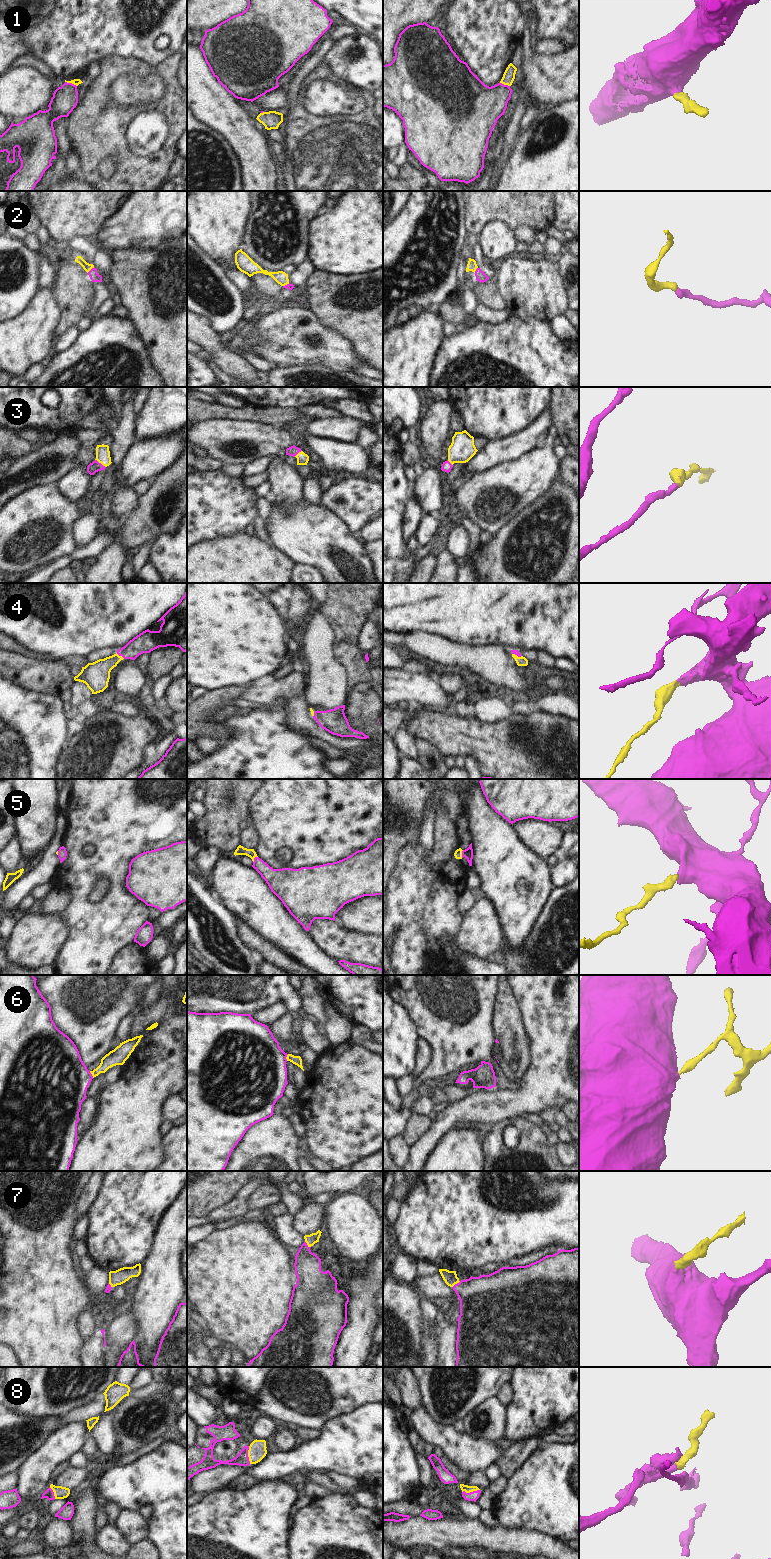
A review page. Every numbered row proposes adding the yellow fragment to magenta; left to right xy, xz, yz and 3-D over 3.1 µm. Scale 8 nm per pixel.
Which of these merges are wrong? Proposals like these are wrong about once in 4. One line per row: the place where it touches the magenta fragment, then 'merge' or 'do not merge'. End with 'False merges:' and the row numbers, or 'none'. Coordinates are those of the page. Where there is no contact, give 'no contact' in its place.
1: xy (71, 83) | merge
2: xy (91, 269) | merge
3: xy (100, 463) | merge
4: xy (120, 655) | merge
5: xz (254, 859) | merge
6: xy (91, 1074) | merge
7: yz (457, 1283) | merge
8: xz (247, 1455) | merge
False merges: none

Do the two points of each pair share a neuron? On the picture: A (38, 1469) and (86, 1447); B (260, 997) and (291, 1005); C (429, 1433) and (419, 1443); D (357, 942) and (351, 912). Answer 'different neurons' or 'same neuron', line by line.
A: different neurons
B: same neuron
C: different neurons
D: different neurons

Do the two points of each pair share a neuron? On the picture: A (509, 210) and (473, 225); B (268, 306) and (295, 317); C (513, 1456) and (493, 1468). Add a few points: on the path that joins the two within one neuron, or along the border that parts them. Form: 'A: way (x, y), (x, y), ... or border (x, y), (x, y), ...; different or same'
A: way (500, 210), (488, 210), (482, 216); same
B: border (280, 307), (264, 315); different
C: border (495, 1462), (502, 1472); different

